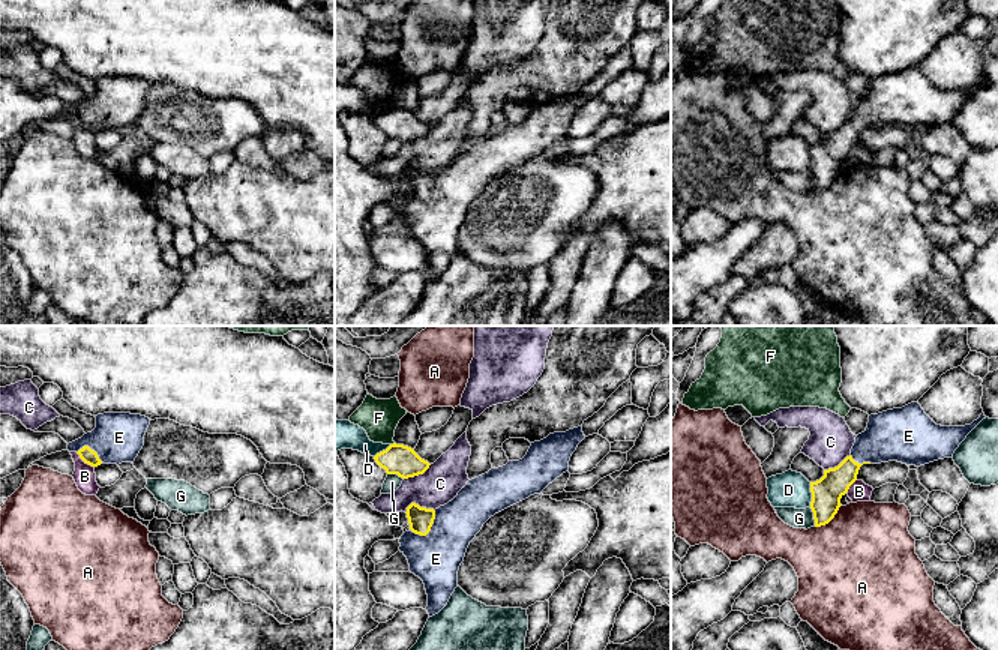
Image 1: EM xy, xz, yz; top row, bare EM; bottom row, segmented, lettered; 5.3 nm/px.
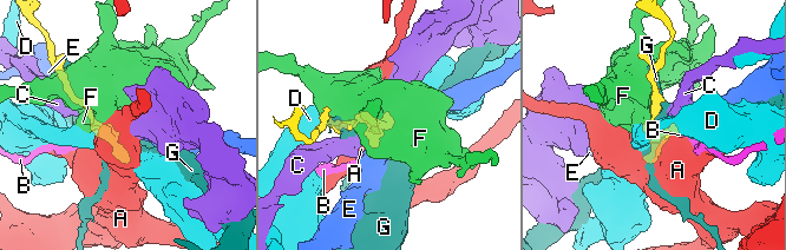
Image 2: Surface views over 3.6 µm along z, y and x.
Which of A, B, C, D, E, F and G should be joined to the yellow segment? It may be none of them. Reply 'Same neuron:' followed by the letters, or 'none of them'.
Same neuron: E

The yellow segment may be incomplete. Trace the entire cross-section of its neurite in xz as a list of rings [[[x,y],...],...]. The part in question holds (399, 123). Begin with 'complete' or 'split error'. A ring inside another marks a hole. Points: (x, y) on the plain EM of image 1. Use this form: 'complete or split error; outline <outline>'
complete; outline [[[396,107],[377,117],[374,123],[387,138],[398,138],[402,143],[423,138],[431,129],[414,113]]]

